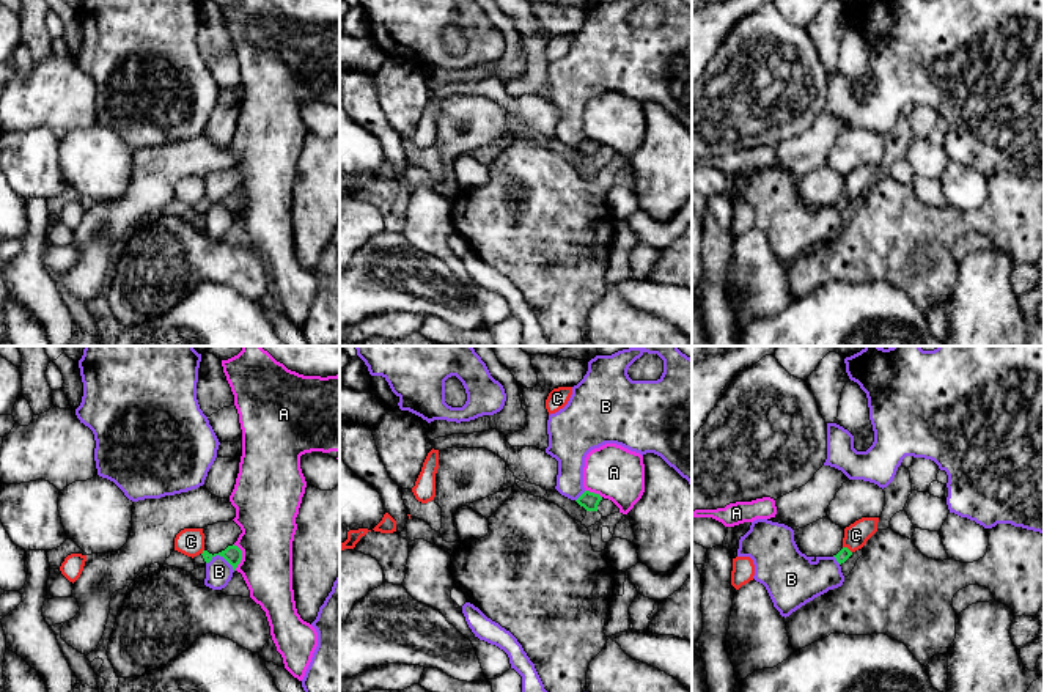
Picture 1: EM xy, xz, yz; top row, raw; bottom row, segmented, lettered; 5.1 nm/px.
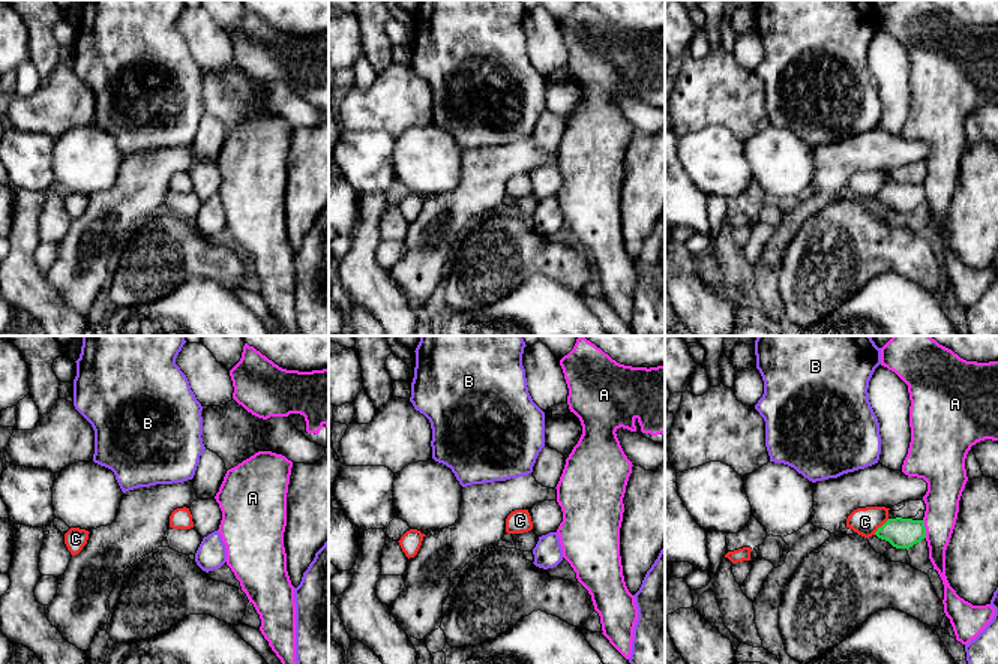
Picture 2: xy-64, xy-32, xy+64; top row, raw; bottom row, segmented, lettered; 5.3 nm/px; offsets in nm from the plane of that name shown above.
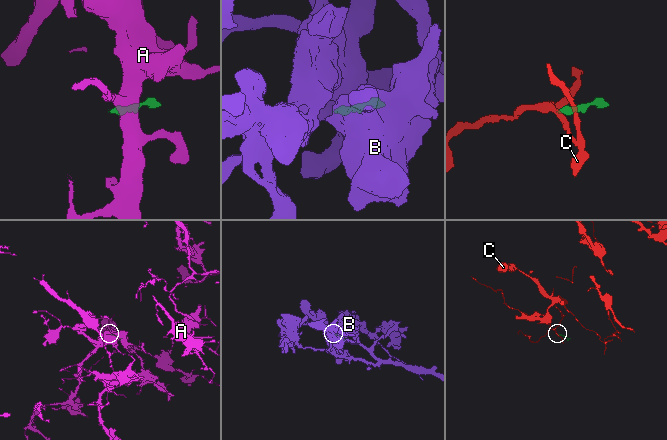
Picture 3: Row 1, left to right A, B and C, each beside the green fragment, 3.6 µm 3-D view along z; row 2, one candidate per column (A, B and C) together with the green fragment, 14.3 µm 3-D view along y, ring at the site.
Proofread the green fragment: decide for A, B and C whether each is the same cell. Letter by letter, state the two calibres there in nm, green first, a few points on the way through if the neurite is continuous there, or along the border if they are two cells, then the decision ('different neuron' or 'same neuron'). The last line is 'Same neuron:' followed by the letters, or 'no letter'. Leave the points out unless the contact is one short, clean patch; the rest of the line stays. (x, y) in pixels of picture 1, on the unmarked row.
A: calibres 90 and 300 nm; border xy (233, 192), (241, 198), (241, 209), (235, 217); different neuron
B: calibres 90 and 140 nm; border xy (206, 209), (220, 203), (235, 217); different neuron
C: calibres 60 and 120 nm; border yz (843, 194), (851, 200); different neuron
Same neuron: no letter

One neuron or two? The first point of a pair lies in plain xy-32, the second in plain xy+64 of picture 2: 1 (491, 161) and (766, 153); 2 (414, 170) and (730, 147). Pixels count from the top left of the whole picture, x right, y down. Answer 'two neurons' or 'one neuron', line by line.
1: two neurons
2: two neurons

